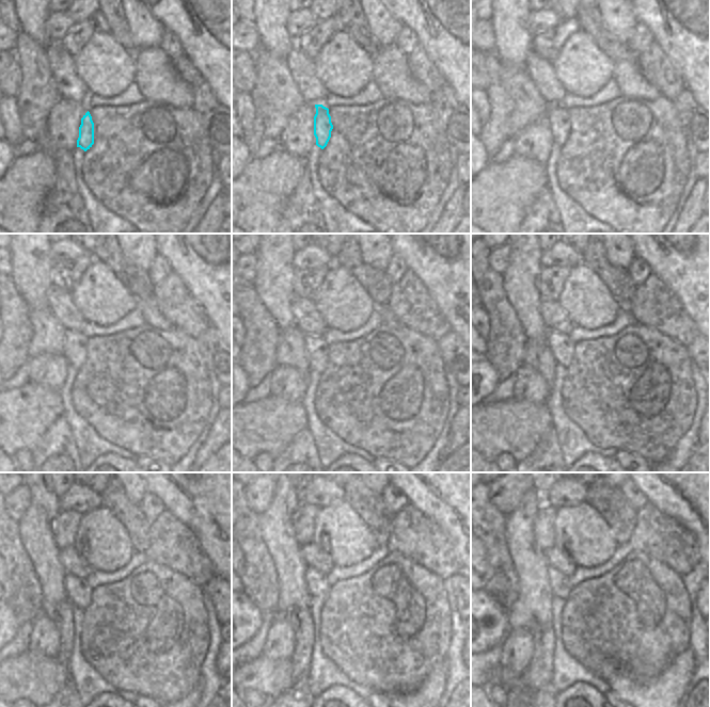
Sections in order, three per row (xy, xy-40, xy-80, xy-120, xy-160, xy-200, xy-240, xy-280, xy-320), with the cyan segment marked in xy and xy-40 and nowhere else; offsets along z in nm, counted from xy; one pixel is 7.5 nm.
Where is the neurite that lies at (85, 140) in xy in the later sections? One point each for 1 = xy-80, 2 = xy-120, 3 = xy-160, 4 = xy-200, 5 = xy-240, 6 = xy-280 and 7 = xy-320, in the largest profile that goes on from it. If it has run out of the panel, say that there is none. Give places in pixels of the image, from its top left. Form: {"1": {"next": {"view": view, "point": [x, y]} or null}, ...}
{"1": {"next": {"view": "xy-80", "point": [558, 118]}}, "2": {"next": {"view": "xy-120", "point": [78, 347]}}, "3": {"next": {"view": "xy-160", "point": [317, 348]}}, "4": {"next": {"view": "xy-200", "point": [558, 347]}}, "5": {"next": {"view": "xy-240", "point": [78, 591]}}, "6": {"next": {"view": "xy-280", "point": [318, 589]}}, "7": {"next": {"view": "xy-320", "point": [555, 581]}}}

